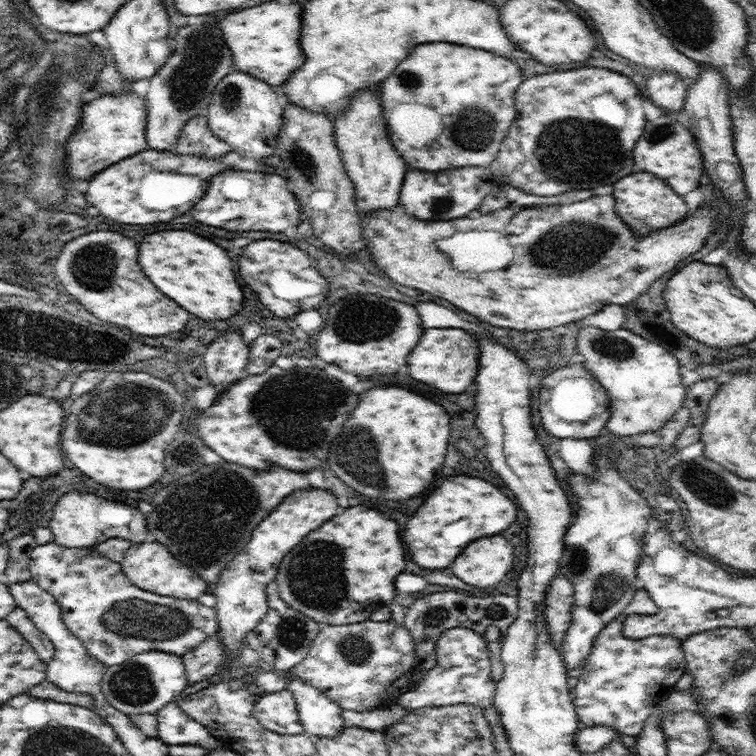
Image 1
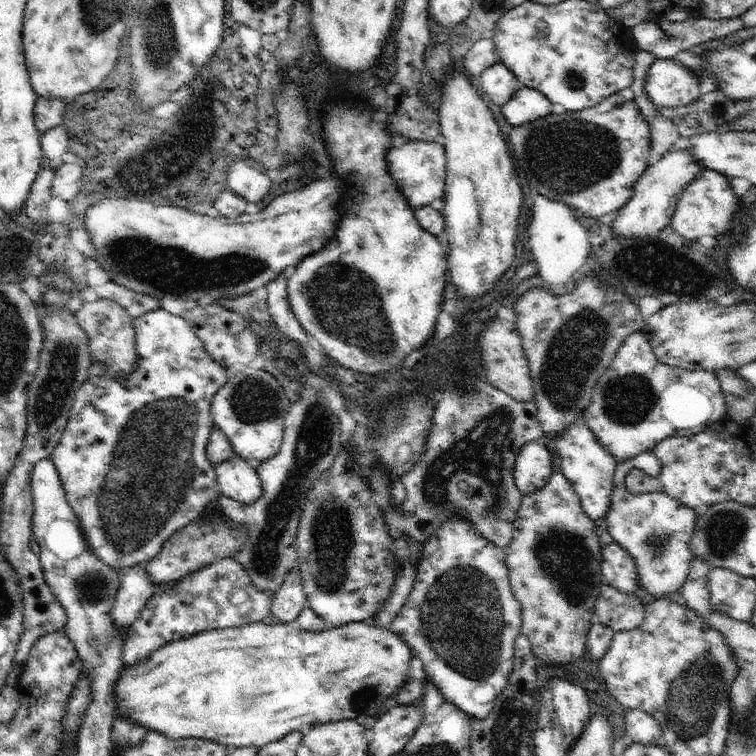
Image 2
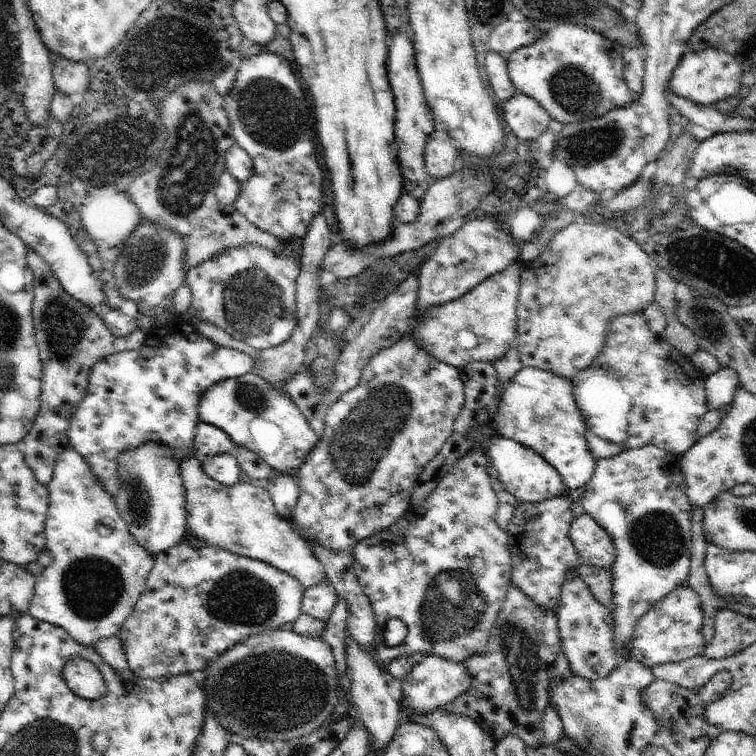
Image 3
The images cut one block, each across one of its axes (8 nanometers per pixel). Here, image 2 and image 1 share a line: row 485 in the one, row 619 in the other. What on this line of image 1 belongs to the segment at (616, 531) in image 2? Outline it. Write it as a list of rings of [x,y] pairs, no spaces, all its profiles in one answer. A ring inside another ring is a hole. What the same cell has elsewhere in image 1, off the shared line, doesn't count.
[[[643,590],[635,592],[632,601],[628,603],[618,617],[615,617],[606,628],[604,628],[594,641],[594,646],[586,662],[581,669],[581,676],[576,687],[572,690],[572,698],[578,718],[588,726],[608,725],[618,729],[618,734],[626,734],[638,737],[644,729],[644,724],[650,714],[656,710],[656,706],[666,701],[670,694],[675,691],[678,679],[686,670],[686,661],[680,640],[672,636],[650,636],[642,639],[632,639],[624,636],[623,624],[629,614],[656,614],[657,604]]]

